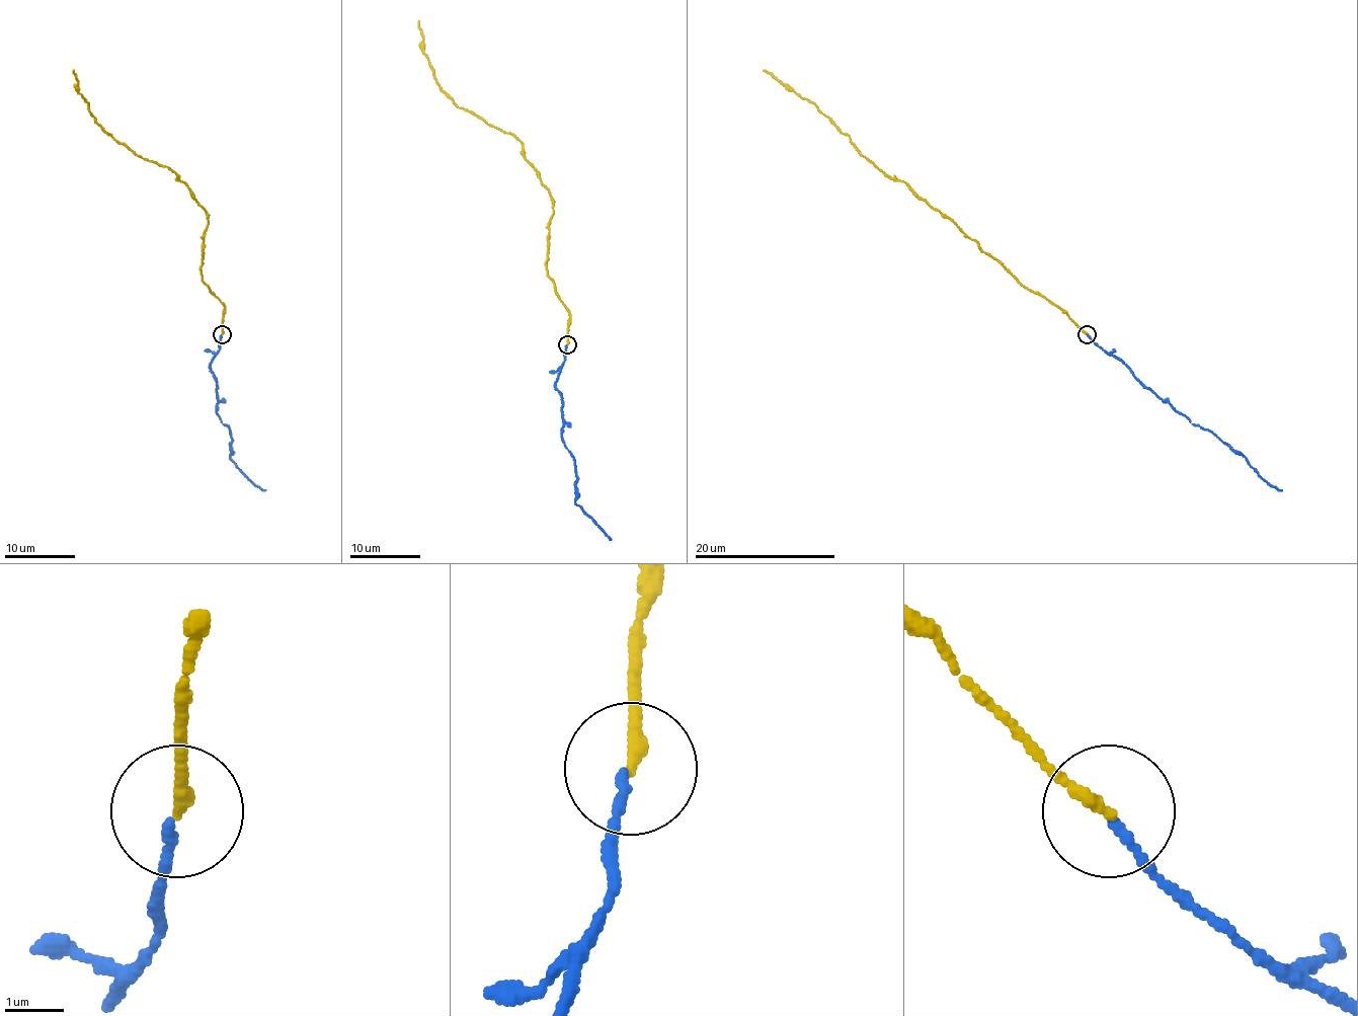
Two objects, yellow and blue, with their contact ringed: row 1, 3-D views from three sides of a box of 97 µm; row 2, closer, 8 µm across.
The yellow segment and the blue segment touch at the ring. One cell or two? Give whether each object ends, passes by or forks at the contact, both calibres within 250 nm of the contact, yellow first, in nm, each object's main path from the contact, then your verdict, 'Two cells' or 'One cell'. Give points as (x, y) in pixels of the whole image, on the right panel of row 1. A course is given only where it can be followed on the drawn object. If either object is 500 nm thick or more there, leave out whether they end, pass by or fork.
At the ring yellow ends. At the ring blue ends. Thickness 240 nm (yellow) against 140 nm. Course of yellow: (1088, 334), (1056, 306), (1024, 287), (902, 181), (887, 175), (876, 167), (811, 101), (790, 91), (764, 70). Course of blue: (1088, 334), (1191, 424), (1212, 432), (1281, 491). One cell

